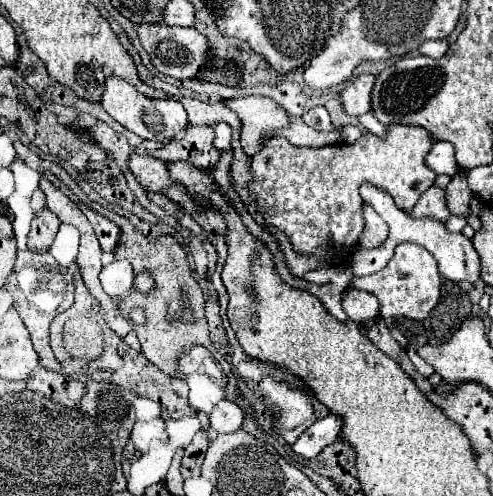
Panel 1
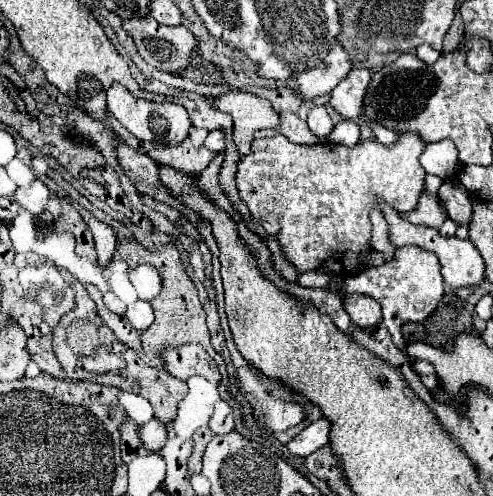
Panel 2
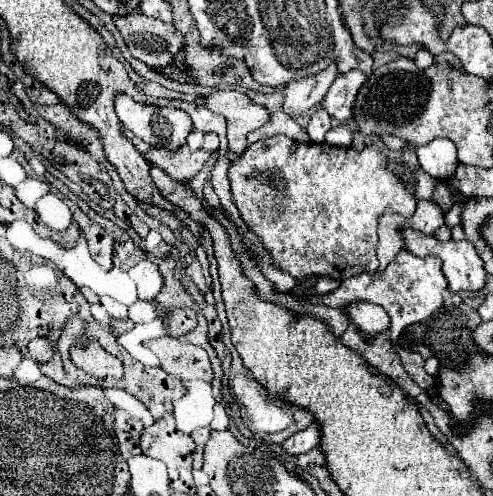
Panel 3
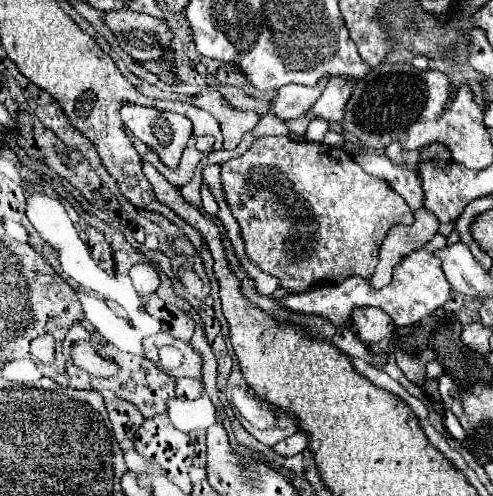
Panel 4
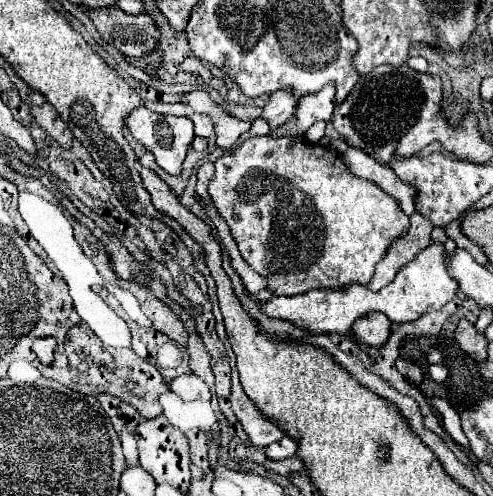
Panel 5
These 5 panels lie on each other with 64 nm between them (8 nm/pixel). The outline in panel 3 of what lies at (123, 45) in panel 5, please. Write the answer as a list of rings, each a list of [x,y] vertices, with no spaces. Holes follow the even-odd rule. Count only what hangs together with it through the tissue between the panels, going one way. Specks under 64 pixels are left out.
[[[144,14],[114,18],[134,58],[152,68],[166,68],[174,62],[176,54],[186,46],[186,36],[172,24],[148,18]]]

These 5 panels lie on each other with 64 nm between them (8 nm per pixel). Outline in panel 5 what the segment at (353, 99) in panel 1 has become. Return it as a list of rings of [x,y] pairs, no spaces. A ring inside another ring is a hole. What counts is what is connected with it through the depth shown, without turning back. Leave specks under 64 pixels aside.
[[[326,84],[318,94],[308,94],[300,100],[300,108],[296,110],[298,126],[302,132],[306,132],[316,120],[330,122],[334,118],[336,110],[336,86]]]

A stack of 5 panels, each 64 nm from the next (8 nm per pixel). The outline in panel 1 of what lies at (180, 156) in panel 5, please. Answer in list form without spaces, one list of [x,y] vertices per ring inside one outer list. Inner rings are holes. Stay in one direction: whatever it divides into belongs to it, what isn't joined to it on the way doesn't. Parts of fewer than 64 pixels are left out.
[[[108,76],[106,78],[106,86],[104,86],[104,92],[102,92],[102,102],[100,104],[124,128],[128,128],[130,132],[134,132],[140,138],[154,140],[154,142],[174,140],[176,136],[180,136],[184,132],[186,122],[188,122],[186,110],[178,100],[142,96],[132,84],[128,84],[128,80],[124,80],[120,76]]]

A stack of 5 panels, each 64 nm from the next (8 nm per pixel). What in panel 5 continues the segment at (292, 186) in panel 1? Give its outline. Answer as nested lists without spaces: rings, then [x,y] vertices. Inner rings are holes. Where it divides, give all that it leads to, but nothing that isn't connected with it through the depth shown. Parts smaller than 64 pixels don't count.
[[[256,136],[246,140],[234,154],[224,156],[220,160],[214,162],[216,166],[216,174],[208,186],[208,194],[214,202],[214,206],[218,208],[218,212],[226,218],[232,236],[240,248],[242,258],[262,276],[270,278],[270,286],[268,290],[274,292],[276,296],[296,296],[296,294],[306,294],[308,290],[314,288],[340,288],[340,286],[348,286],[350,282],[360,282],[360,284],[368,284],[368,280],[374,274],[374,266],[376,262],[386,254],[388,246],[392,244],[392,240],[396,240],[398,236],[406,234],[410,228],[410,218],[402,212],[400,204],[388,196],[378,184],[358,178],[356,174],[350,172],[350,168],[344,164],[344,158],[340,152],[328,148],[328,146],[320,146],[320,144],[308,144],[302,140],[292,140],[290,136],[280,136],[280,138],[272,138],[272,136]]]

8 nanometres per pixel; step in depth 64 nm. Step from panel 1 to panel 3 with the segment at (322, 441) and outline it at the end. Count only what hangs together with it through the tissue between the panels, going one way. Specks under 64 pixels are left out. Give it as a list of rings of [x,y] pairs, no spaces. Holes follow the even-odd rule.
[[[316,422],[310,424],[306,430],[296,432],[294,436],[290,436],[290,438],[282,444],[282,448],[284,448],[288,454],[292,454],[292,456],[310,452],[312,448],[320,446],[320,440],[322,440],[322,432],[320,432],[320,428],[322,428],[322,426],[318,426]]]

